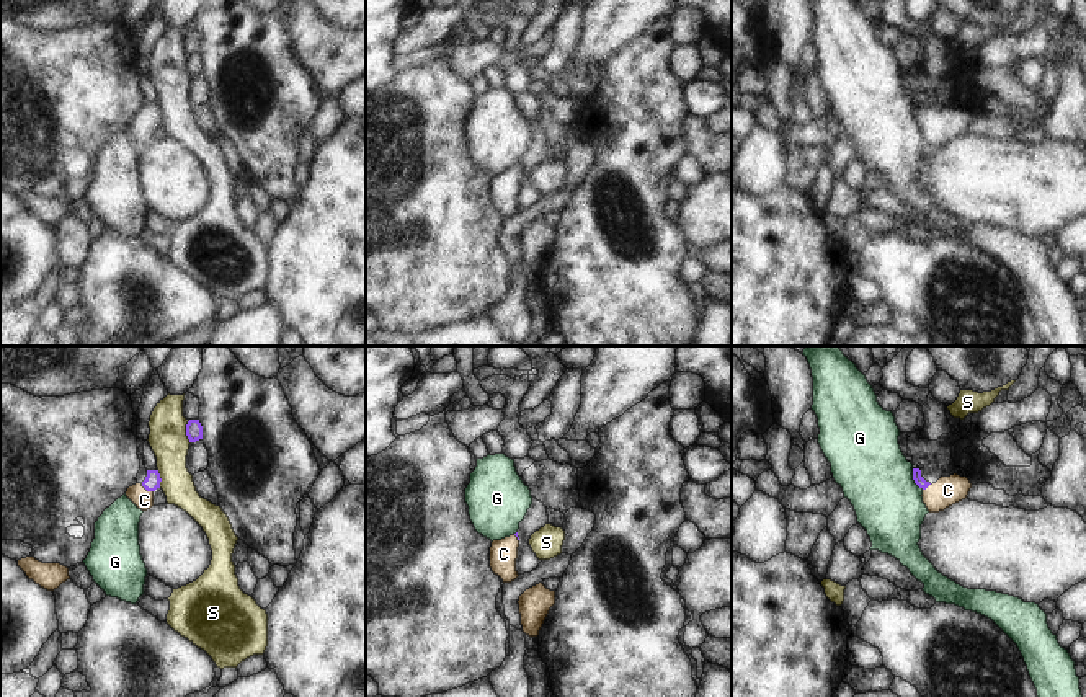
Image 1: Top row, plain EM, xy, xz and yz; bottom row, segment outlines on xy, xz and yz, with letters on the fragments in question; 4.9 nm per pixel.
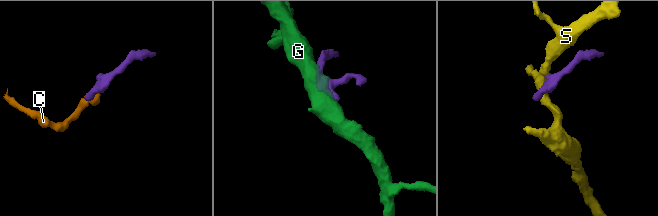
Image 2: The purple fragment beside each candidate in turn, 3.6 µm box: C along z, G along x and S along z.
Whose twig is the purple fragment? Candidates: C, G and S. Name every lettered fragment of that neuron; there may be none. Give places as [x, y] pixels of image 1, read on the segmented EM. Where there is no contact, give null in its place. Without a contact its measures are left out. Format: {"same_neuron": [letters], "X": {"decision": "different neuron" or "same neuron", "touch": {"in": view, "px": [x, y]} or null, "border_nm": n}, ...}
{"same_neuron": ["C"], "C": {"decision": "same neuron", "touch": {"in": "xy", "px": [147, 490]}, "border_nm": 80}, "G": {"decision": "different neuron", "touch": {"in": "yz", "px": [913, 479]}, "border_nm": 120}, "S": {"decision": "different neuron", "touch": {"in": "xy", "px": [186, 431]}, "border_nm": 120}}

